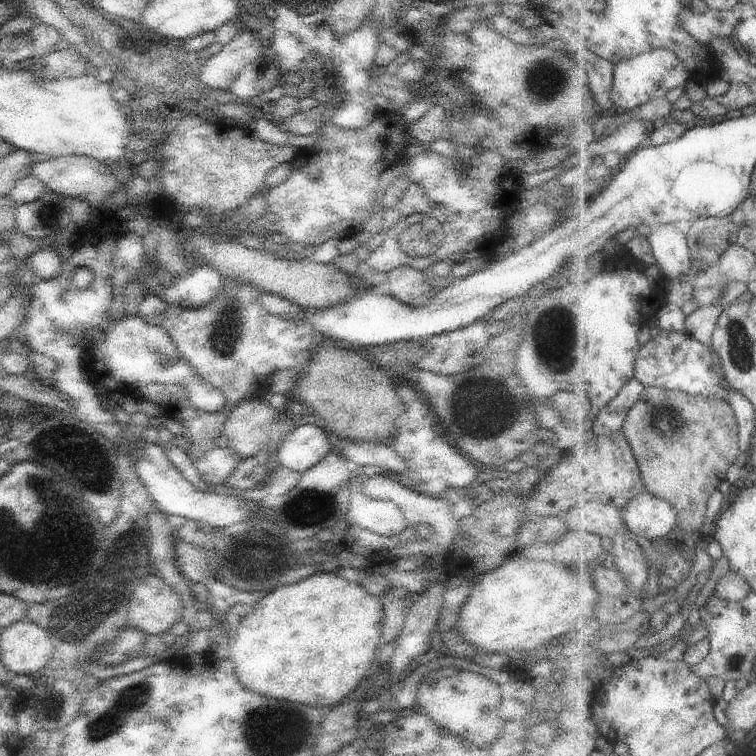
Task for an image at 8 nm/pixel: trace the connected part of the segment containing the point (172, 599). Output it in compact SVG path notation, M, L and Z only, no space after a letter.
M146 575L131 594L128 625L146 634L165 634L182 620L184 605L178 593L162 577Z

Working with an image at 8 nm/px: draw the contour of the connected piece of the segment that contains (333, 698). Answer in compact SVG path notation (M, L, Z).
M318 572L264 596L255 609L242 618L237 632L224 644L212 644L209 653L229 655L234 660L239 681L248 690L327 711L346 700L373 669L382 643L384 618L380 599L362 585L335 572Z

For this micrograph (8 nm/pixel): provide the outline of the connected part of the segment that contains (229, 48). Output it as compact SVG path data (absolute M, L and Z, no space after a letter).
M240 24L238 36L232 42L223 45L222 50L202 66L198 74L200 82L216 90L230 92L230 87L236 82L242 69L264 52L268 52L268 48L260 44L252 33Z

